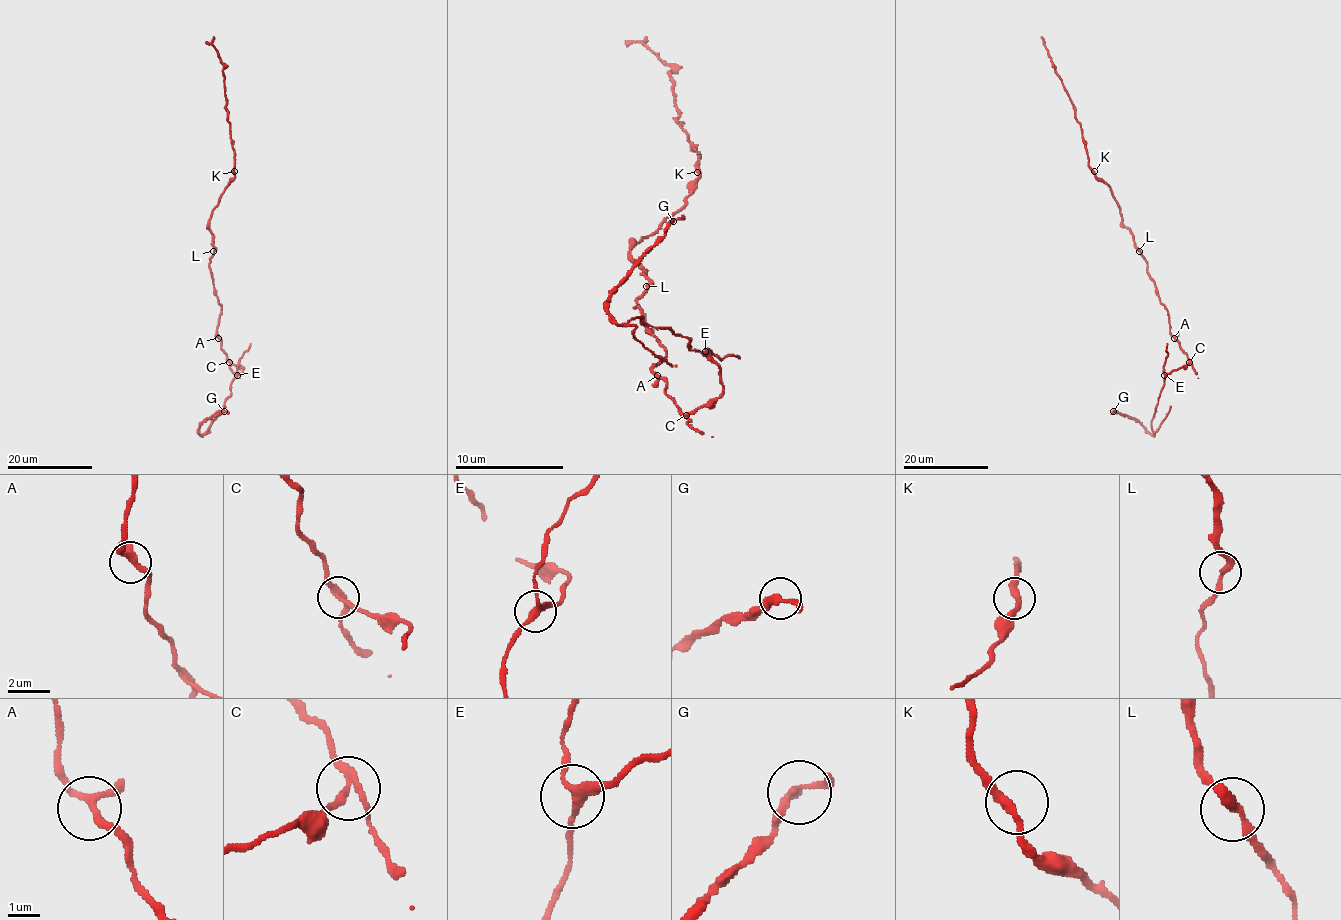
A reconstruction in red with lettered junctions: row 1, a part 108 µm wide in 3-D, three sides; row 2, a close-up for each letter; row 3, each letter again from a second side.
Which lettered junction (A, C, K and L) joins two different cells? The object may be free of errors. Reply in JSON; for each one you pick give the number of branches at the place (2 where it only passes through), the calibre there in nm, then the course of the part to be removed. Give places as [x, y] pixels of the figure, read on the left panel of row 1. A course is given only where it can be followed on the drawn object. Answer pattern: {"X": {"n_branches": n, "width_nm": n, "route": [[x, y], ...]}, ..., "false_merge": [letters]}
{"C": {"n_branches": 3, "width_nm": 220, "route": [[229, 362], [243, 371], [209, 428], [199, 432], [203, 421], [228, 414]]}, "false_merge": ["C"]}

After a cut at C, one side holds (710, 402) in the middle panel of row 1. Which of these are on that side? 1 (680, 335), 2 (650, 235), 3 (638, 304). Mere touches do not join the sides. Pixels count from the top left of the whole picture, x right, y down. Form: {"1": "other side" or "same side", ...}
{"1": "same side", "2": "other side", "3": "other side"}

